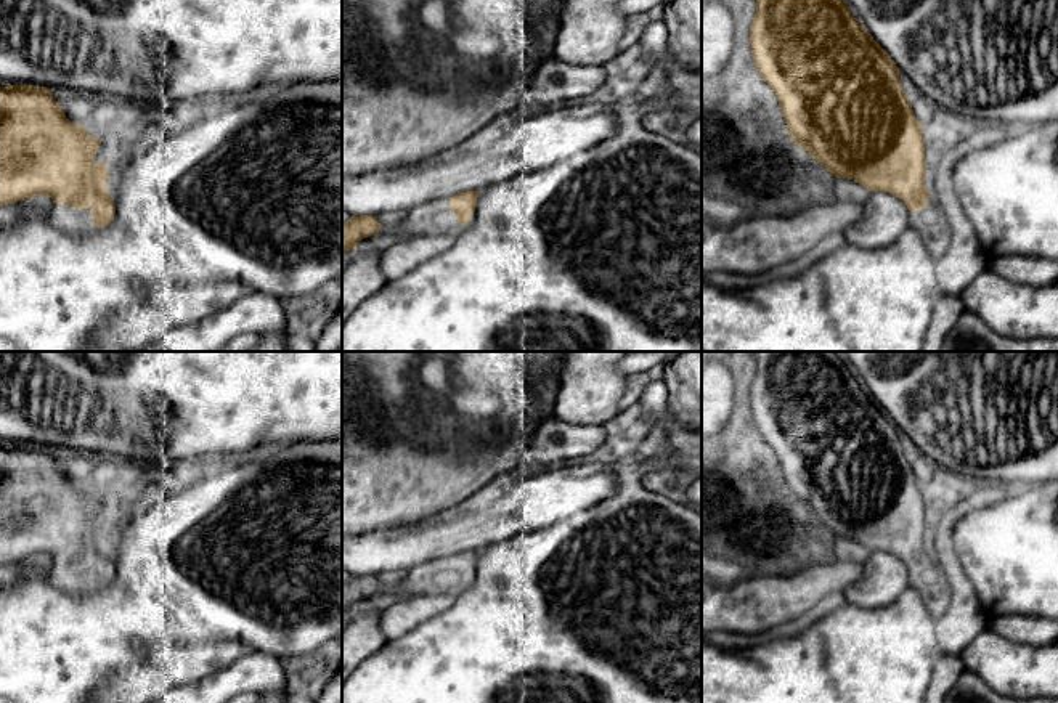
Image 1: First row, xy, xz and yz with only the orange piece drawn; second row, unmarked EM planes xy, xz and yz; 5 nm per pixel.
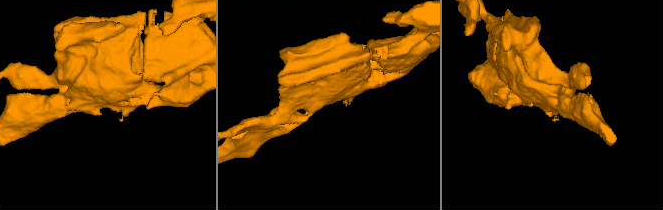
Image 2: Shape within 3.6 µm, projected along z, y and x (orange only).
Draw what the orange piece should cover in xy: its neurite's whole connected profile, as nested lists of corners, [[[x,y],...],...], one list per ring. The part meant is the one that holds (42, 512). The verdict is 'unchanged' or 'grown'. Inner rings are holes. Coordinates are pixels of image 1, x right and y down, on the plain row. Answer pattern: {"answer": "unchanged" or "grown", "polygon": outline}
{"answer": "grown", "polygon": [[[0,446],[0,565],[35,555],[53,559],[45,586],[71,595],[100,592],[116,576],[108,552],[109,522],[95,522],[103,501],[71,482],[47,446]]]}

